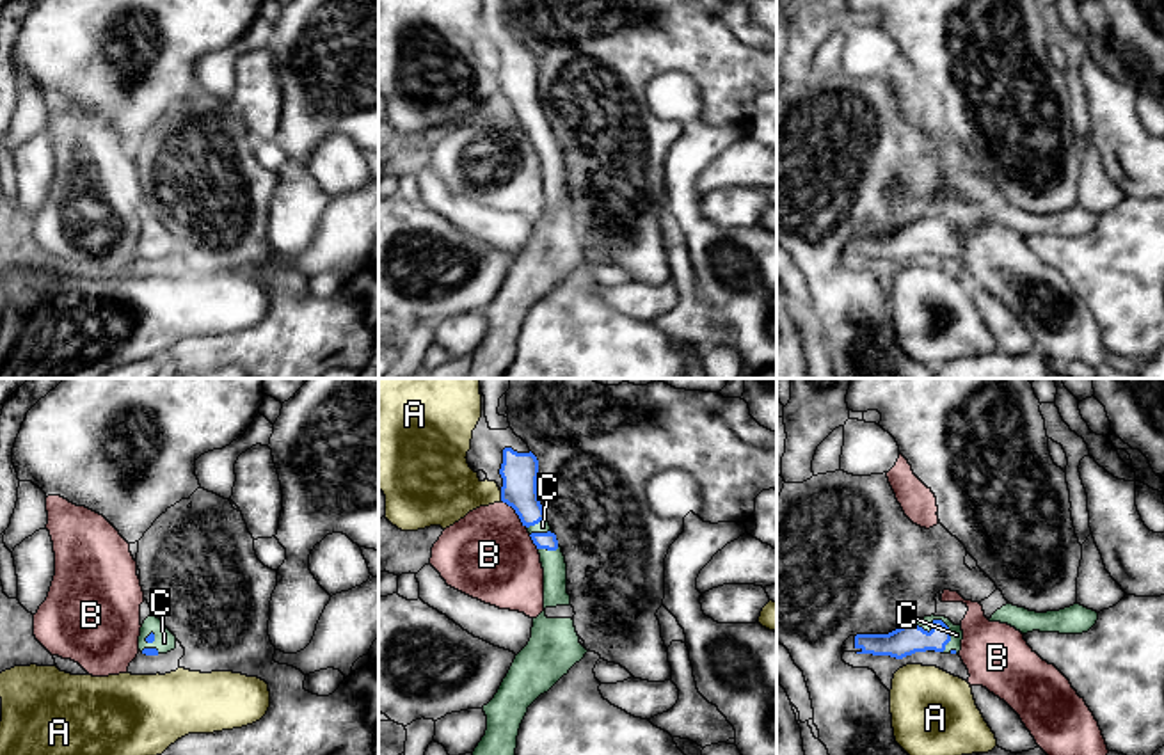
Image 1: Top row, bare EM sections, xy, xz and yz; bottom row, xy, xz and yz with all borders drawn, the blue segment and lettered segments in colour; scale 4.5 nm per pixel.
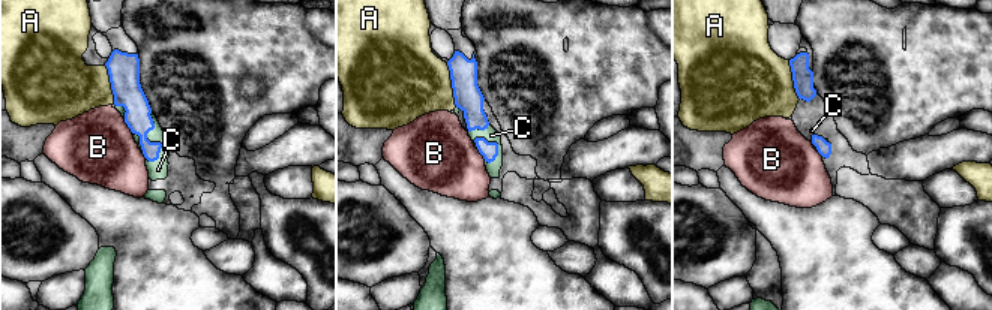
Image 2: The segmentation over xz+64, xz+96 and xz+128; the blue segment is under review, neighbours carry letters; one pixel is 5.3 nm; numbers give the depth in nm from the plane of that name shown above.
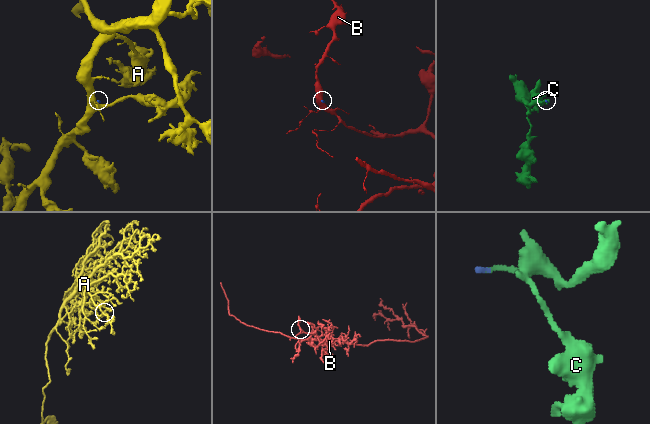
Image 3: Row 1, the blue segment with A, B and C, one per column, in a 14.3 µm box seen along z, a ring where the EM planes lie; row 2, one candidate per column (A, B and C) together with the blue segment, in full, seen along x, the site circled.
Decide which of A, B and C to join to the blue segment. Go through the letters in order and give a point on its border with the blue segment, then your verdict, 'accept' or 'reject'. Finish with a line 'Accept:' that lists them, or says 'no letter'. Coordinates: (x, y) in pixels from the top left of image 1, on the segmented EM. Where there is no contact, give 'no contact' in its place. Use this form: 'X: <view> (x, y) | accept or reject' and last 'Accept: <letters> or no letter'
A: xz (502, 496) | reject
B: xz (516, 512) | reject
C: yz (940, 620) | accept
Accept: C

